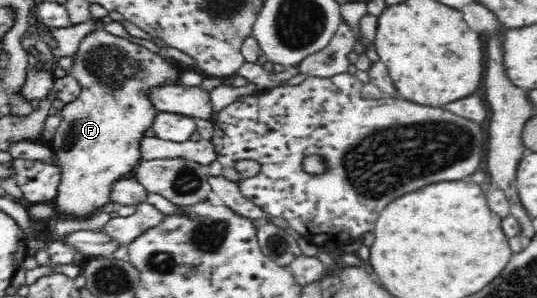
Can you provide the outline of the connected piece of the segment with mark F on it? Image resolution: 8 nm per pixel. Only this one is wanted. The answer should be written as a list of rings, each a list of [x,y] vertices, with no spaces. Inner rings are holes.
[[[102,28],[82,38],[69,71],[80,83],[81,91],[78,98],[65,103],[62,108],[62,120],[49,145],[56,164],[61,168],[60,184],[54,198],[57,214],[86,219],[96,214],[107,202],[112,202],[112,184],[120,178],[132,176],[133,169],[141,159],[140,140],[144,138],[144,132],[152,128],[152,122],[159,114],[146,90],[176,82],[182,71],[174,61]]]

